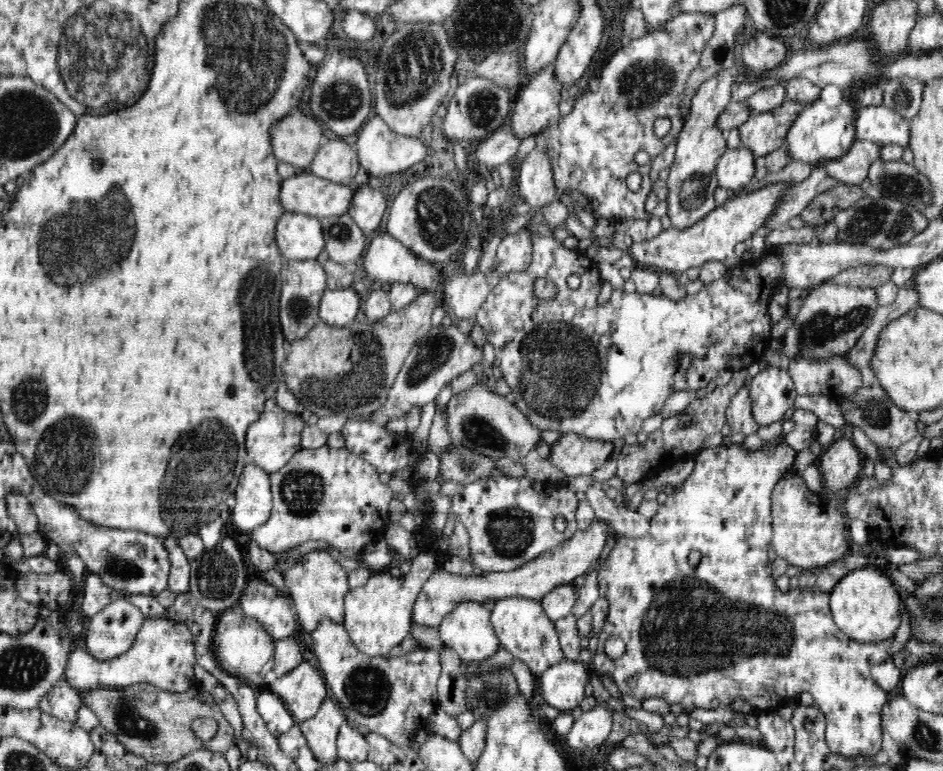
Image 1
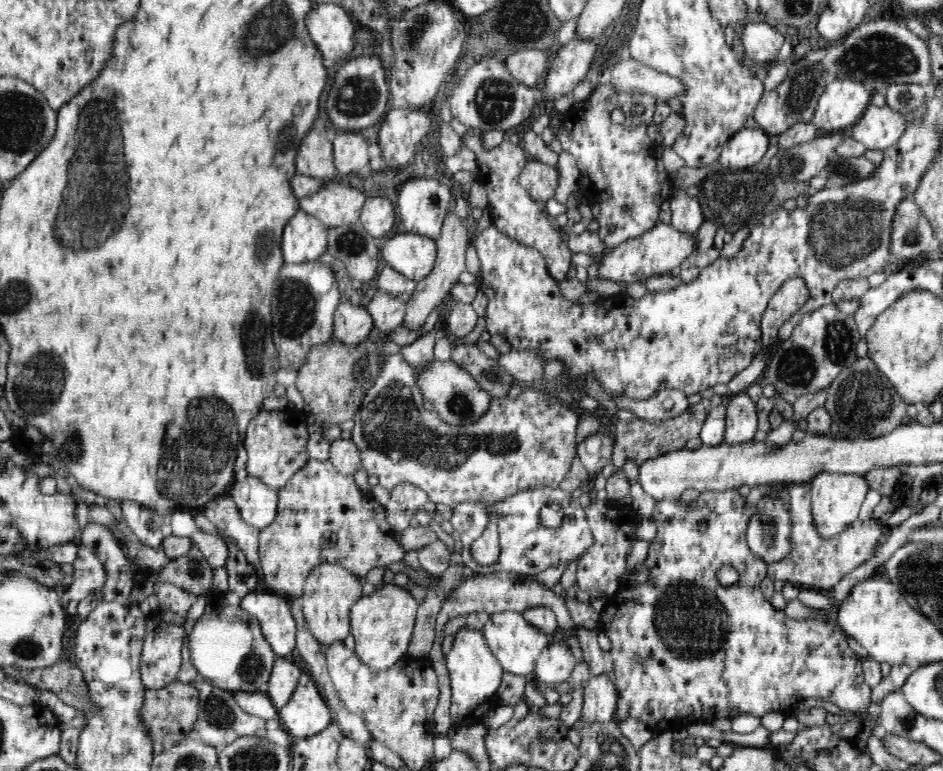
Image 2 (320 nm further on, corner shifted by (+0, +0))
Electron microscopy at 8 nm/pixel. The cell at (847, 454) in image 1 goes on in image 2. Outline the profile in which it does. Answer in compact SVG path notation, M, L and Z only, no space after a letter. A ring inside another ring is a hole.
M822 471L810 482L811 504L814 525L824 537L834 535L858 519L861 506L869 490L866 479L857 474L842 474L836 471Z

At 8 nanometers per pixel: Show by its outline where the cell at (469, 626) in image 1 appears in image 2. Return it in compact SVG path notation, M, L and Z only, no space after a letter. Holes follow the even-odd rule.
M464 626L454 636L454 644L445 656L452 692L449 707L451 724L455 728L480 725L486 714L499 703L497 690L504 670L490 651L483 631Z

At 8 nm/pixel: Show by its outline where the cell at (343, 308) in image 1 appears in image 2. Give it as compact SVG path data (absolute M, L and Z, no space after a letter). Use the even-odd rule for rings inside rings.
M340 302L334 312L333 338L342 343L362 343L373 328L373 321L365 306Z

